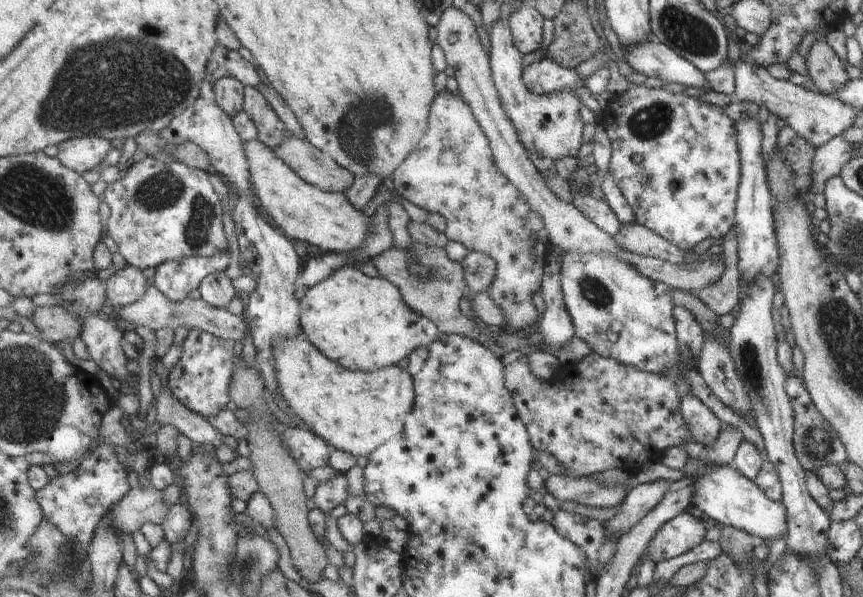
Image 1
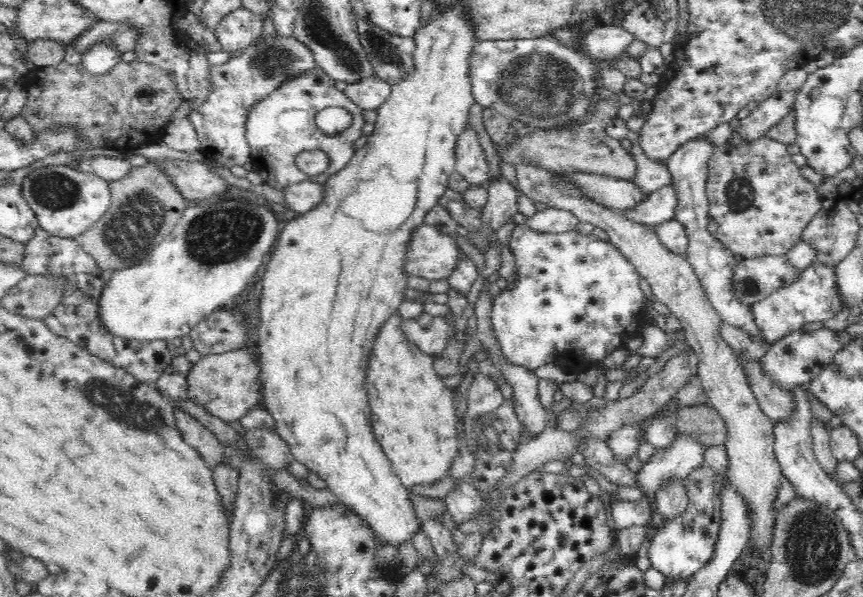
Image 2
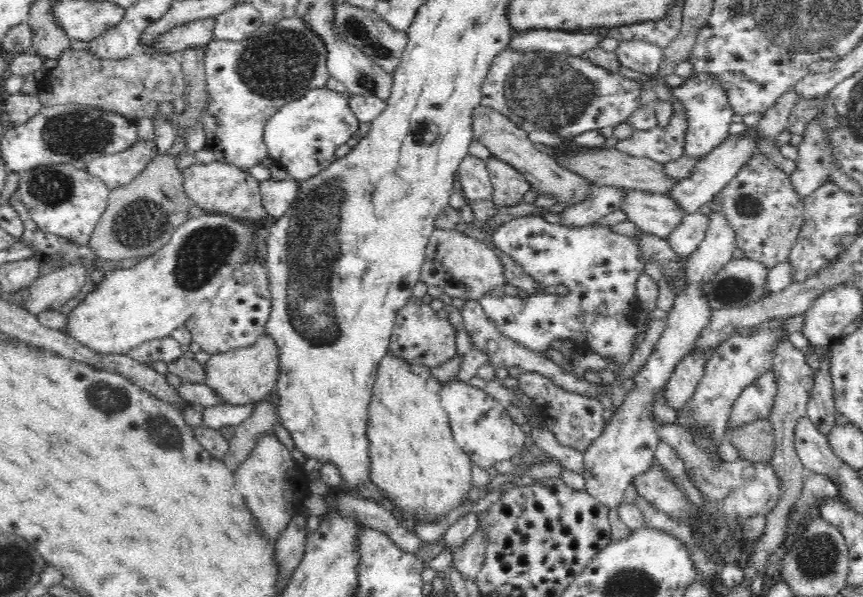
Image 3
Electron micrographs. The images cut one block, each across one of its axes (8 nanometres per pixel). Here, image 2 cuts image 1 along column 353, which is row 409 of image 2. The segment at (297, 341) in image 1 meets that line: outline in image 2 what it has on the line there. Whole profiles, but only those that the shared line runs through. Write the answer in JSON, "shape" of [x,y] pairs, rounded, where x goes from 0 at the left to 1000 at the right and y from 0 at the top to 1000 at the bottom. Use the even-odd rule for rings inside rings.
{"shape":[[[458,518],[438,549],[438,559],[430,570],[429,593],[425,595],[422,647],[430,687],[433,730],[443,745],[466,812],[477,821],[481,812],[501,812],[518,799],[532,754],[524,653],[514,645],[512,633],[505,625],[502,615],[504,598],[475,573],[467,536],[462,518]]]}

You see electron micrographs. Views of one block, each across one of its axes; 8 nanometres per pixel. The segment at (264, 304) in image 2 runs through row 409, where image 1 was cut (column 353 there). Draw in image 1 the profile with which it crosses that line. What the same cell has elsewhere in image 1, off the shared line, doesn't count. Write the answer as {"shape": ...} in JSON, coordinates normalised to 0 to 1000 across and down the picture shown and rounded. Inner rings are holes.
{"shape":[[[410,447],[393,449],[372,476],[357,481],[356,492],[349,501],[349,548],[358,573],[370,583],[372,593],[397,616],[423,623],[468,610],[480,586],[496,581],[509,570],[513,558],[498,533],[479,519],[470,508],[465,486],[457,474],[441,462],[424,462]]]}

